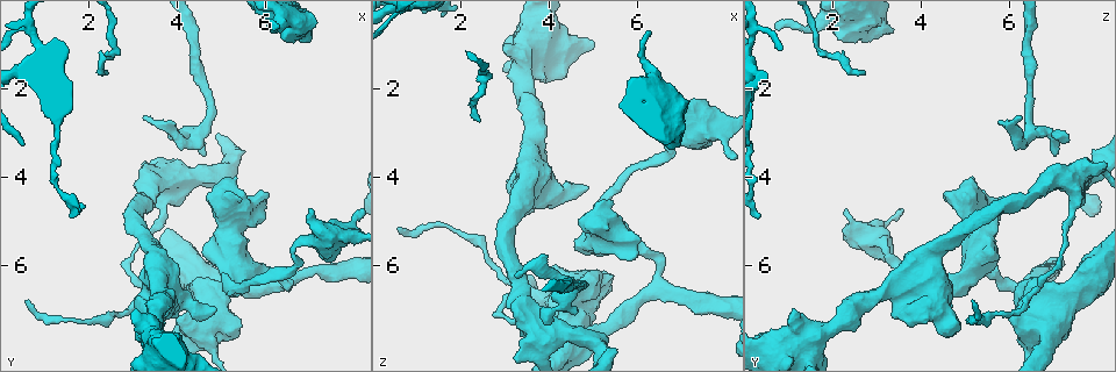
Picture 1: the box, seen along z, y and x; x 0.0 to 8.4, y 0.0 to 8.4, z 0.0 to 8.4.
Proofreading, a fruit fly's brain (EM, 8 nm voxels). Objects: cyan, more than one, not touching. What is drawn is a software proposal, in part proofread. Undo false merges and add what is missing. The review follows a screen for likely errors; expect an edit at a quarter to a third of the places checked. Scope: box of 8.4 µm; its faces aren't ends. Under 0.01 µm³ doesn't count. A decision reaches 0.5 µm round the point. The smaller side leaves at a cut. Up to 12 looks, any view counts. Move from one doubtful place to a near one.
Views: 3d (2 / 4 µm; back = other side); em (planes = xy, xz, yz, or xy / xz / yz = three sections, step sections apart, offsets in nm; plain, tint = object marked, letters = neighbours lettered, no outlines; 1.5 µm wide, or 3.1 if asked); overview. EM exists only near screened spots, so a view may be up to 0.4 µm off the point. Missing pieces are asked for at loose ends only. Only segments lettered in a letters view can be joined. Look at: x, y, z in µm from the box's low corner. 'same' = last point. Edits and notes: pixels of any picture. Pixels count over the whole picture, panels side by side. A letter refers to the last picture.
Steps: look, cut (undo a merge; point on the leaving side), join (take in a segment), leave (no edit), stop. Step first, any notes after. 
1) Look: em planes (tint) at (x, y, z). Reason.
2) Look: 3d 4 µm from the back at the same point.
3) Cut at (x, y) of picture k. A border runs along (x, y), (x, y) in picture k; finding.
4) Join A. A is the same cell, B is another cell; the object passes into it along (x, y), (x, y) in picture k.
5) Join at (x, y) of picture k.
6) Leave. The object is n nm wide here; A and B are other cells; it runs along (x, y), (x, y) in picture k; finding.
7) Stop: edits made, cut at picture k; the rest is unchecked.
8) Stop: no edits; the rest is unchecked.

Look: em planes (letters) at (2.40, 1.70, 2.75). Free end.

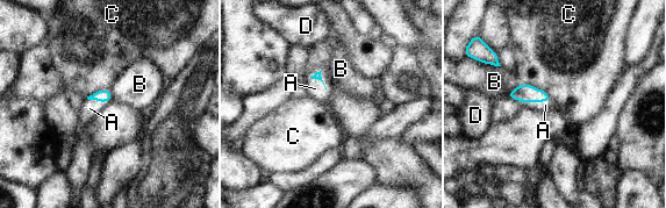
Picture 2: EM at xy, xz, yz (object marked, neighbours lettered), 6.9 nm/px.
Join A. The longest contact is with C, 240 nm; A is the same cell, B, C and D are other cells; it goes on there.

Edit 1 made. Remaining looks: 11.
Look: 3d 4 µm from the back at (1.70, 7.30, 5.05). Thin neck.

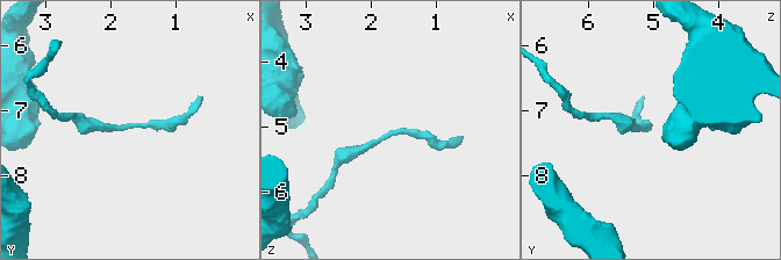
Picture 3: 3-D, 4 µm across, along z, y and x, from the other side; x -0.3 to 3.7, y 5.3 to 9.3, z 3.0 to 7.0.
Look: em planes (plain) at (1.65, 7.25, 5.10). Shape alone is not enough.

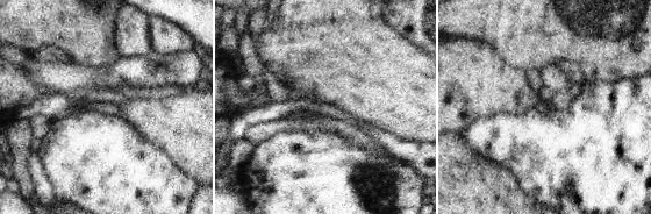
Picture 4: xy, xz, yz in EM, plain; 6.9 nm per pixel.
Look: em planes (letters) at the same point.

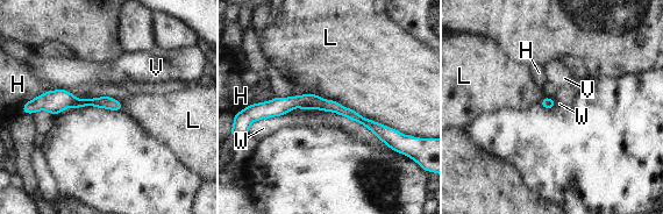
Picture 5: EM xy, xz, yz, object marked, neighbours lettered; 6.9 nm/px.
Leave. H, L, V and W are other cells; it runs along (259, 112), (319, 102), (393, 133) in picture 5; all the same cell.

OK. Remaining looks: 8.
Look: em yz step 8 (letters) at (5.85, 4.40, 5.85). Stops while still wide.

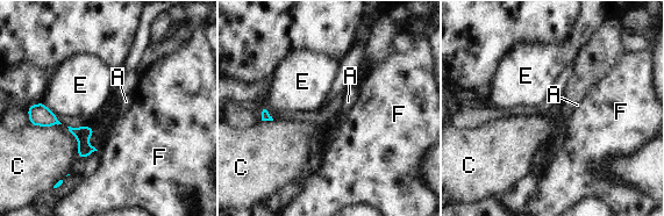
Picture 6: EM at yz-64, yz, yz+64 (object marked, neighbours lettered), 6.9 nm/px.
Look: em planes (letters) at the same point.

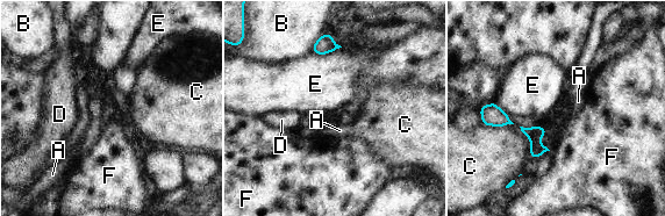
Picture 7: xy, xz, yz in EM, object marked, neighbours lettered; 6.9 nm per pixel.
Leave. A, B, C, D, E and F are other cells; a border runs along (342, 47), (324, 54), (313, 54) in picture 7; none of them fits.

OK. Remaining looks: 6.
Look: 3d 4 µm at (3.75, 3.90, 7.60). Calibre changes.

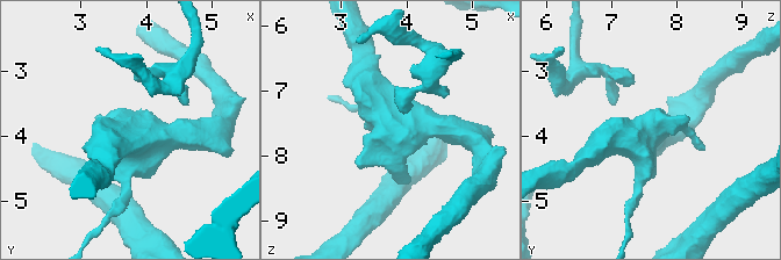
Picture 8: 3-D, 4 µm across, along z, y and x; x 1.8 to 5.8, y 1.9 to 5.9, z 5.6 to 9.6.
Look: em planes (plain) at (3.85, 3.90, 7.60).

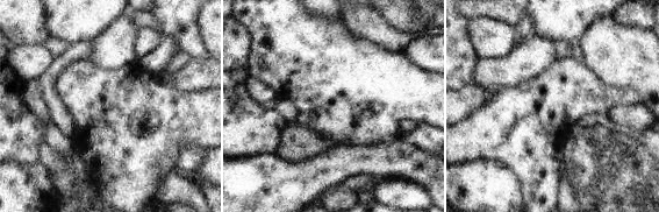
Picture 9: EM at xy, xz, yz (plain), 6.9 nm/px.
Look: em planes (letters) at the same point. See the neighbours.

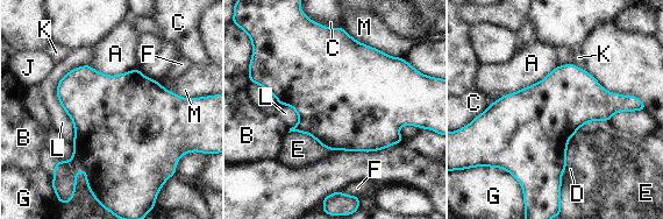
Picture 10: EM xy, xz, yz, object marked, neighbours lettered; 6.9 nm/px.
Leave. The object is 700 nm wide here; A, B, C, D, E, F, G, J, K, L and M are other cells; a border runs along (499, 98), (482, 113) in picture 10; all the same cell.

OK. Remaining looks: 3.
Look: em yz step 8 (tint) at (6.25, 0.60, 0.70).

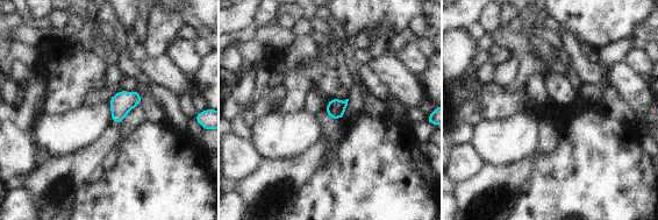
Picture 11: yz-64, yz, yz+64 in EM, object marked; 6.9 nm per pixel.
Look: em planes (letters) at the same point.

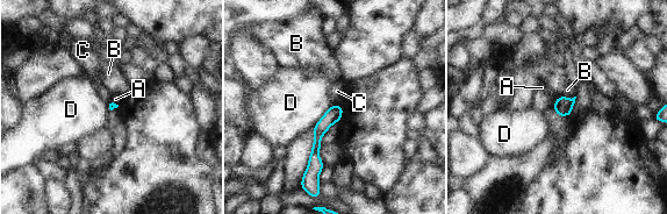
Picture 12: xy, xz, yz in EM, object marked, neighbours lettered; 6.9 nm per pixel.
Leave. A, B, C and D are other cells; none of them fits.

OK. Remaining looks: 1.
Stop: edits made, join at picture 2; the rest is unchecked.

